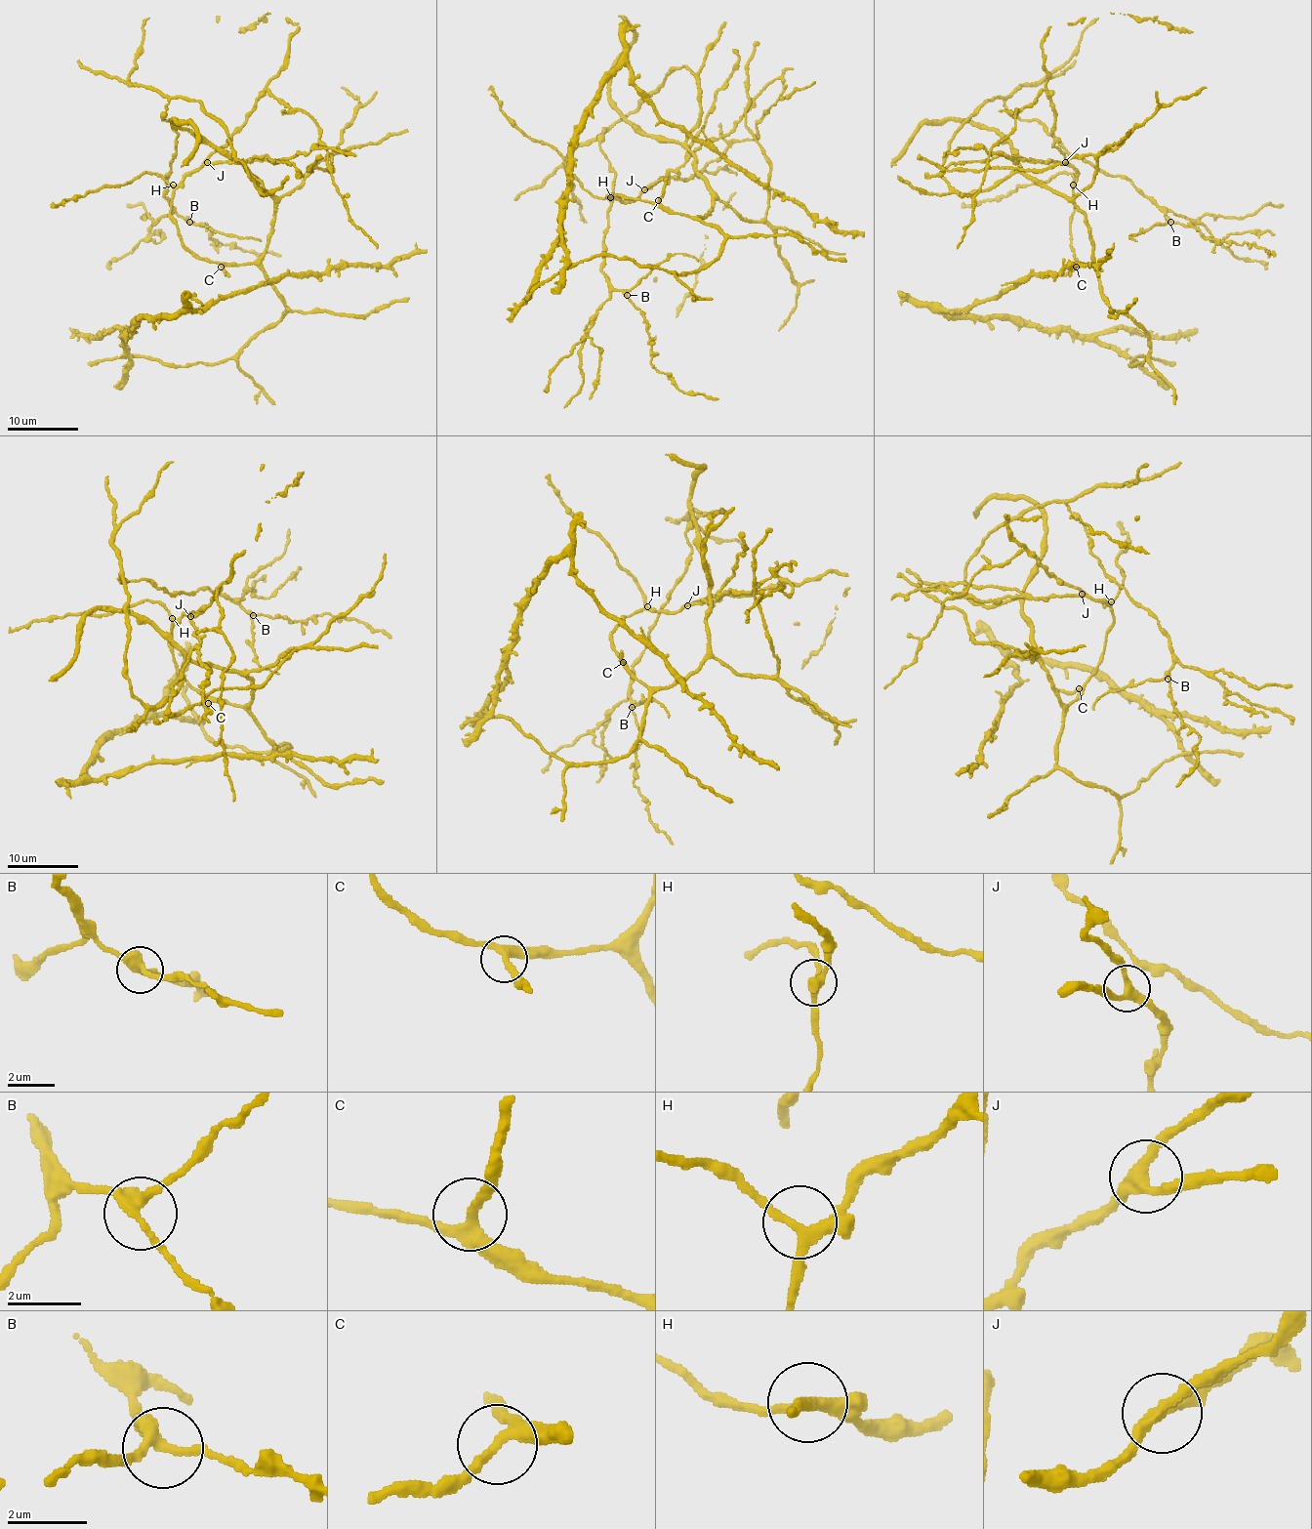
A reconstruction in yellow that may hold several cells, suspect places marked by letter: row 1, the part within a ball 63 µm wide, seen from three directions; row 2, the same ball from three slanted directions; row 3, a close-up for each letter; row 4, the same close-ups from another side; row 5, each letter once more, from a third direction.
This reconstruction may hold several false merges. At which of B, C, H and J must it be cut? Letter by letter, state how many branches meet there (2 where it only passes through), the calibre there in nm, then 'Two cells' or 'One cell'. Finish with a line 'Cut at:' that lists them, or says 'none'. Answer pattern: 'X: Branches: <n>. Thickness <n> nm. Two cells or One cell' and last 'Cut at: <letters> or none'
B: Branches: 3. Thickness 320 nm. One cell
C: Branches: 3. Thickness 260 nm. One cell
H: Branches: 3. Thickness 260 nm. One cell
J: Branches: 3. Thickness 280 nm. One cell
Cut at: none

